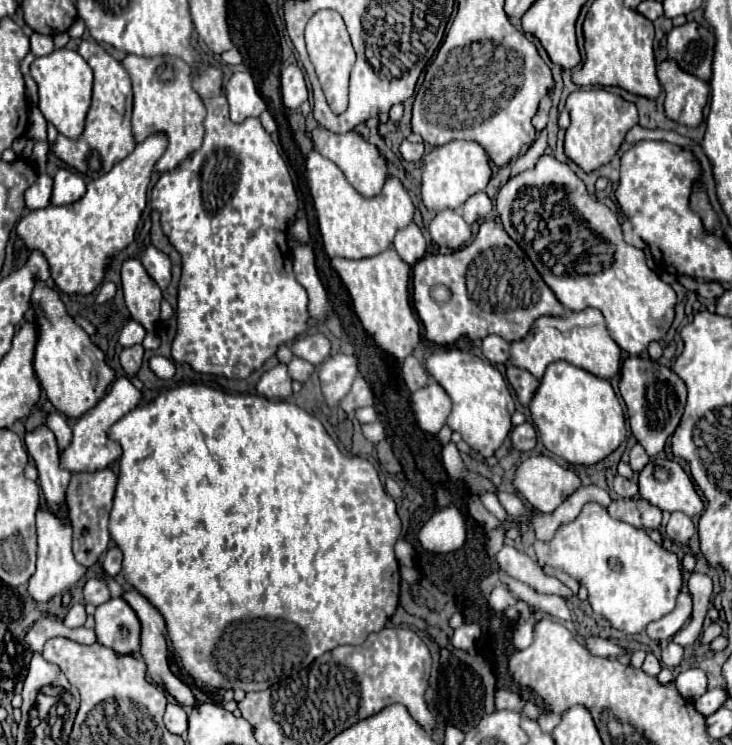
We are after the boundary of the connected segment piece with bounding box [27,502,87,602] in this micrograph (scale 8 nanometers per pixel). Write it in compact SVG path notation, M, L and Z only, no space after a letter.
M65 502L59 504L57 512L51 512L47 504L41 504L37 510L37 538L39 538L39 548L37 548L37 570L29 580L29 594L37 602L45 602L53 598L55 594L61 594L69 590L85 572L71 552L71 538L73 538L73 526L69 522L69 508Z

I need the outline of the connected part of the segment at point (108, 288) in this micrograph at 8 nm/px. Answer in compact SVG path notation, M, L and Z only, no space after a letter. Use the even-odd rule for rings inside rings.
M104 282L101 286L100 292L95 298L97 304L104 304L111 299L117 291L117 287L112 282Z

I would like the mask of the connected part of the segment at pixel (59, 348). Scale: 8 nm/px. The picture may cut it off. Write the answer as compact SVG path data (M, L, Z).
M39 282L31 294L31 306L37 312L39 328L39 340L35 348L37 378L55 410L67 420L79 420L107 394L115 380L115 370L105 362L103 350L95 346L89 334L65 312L65 306L55 290L49 290L43 282Z

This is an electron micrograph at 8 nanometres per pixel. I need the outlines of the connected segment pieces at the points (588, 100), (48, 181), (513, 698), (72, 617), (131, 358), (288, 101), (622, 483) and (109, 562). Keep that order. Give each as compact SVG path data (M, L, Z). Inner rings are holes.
M577 90L567 98L567 110L571 114L571 124L565 132L565 156L571 158L587 174L609 164L625 140L629 128L637 124L637 108L625 102L617 94L607 90Z
M41 174L37 182L25 192L25 204L29 210L47 208L51 204L51 192L53 192L53 178L47 174Z
M499 690L495 694L495 706L497 710L515 710L515 712L523 712L525 706L525 698L521 694L509 692L509 690Z
M77 602L69 606L69 612L65 616L65 626L67 628L79 628L85 624L85 604Z
M135 344L131 348L125 348L119 356L119 362L121 362L121 368L125 370L125 374L131 378L137 374L139 366L141 366L141 360L143 360L143 346L141 344Z
M291 64L281 72L281 96L283 104L291 110L297 110L307 100L307 86L299 66Z
M615 476L615 482L613 482L613 490L621 496L621 498L633 498L637 494L637 484L623 478L623 476Z
M111 546L103 558L103 568L109 576L115 576L121 570L121 550L117 546Z

